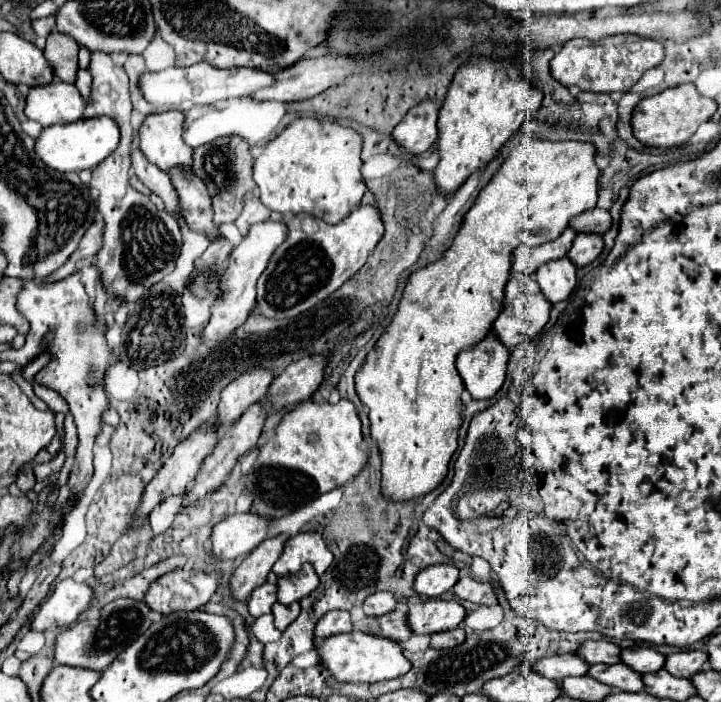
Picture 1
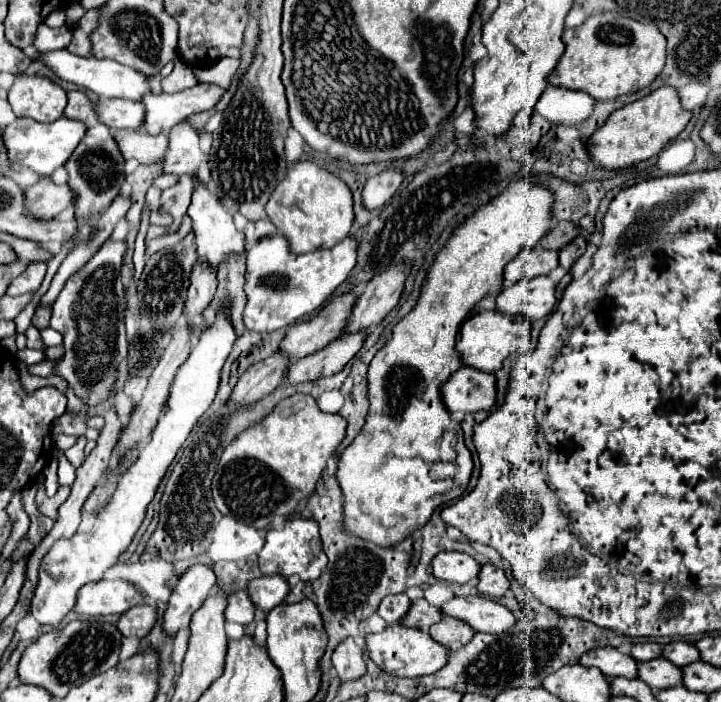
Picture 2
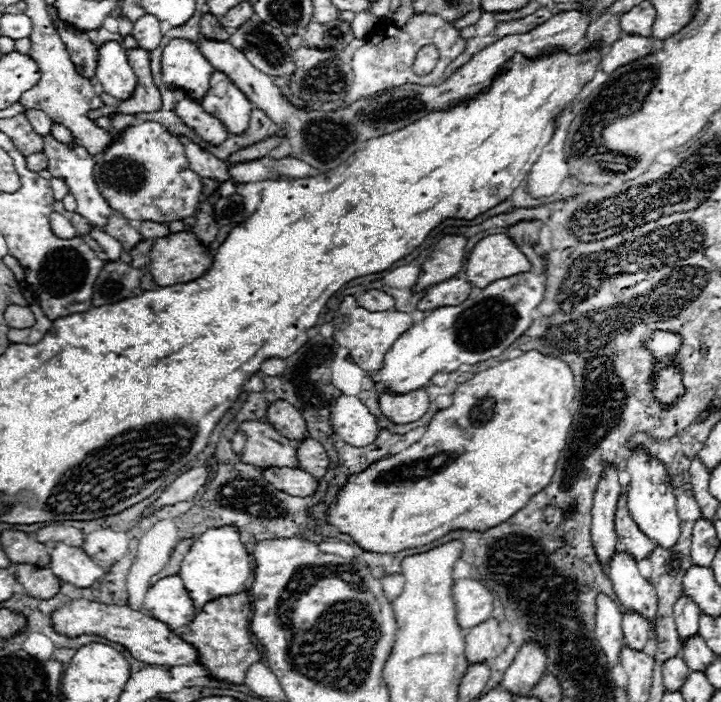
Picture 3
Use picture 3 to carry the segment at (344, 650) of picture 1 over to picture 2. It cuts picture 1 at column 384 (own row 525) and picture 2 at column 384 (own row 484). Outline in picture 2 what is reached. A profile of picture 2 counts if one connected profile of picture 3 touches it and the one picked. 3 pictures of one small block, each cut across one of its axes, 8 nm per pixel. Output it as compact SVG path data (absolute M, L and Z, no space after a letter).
M398 624L388 626L380 634L366 634L366 652L378 668L400 678L434 674L438 668L446 664L446 658L448 658L448 648L442 648L438 642L434 642L430 634L416 628L404 628Z

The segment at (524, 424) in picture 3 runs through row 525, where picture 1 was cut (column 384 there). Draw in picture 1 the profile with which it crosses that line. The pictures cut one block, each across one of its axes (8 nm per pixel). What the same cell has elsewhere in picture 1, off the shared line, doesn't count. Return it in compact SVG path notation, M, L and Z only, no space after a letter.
M524 136L494 178L480 190L444 256L418 268L408 278L392 322L354 376L358 398L368 406L370 434L382 456L380 490L390 502L408 502L426 496L448 476L448 464L458 448L458 430L462 426L460 398L464 384L456 370L456 358L462 350L476 346L490 332L494 318L502 312L512 252L520 244L540 246L558 238L572 216L596 206L600 170L594 162L594 152L594 146L584 142L544 142L534 136Z

